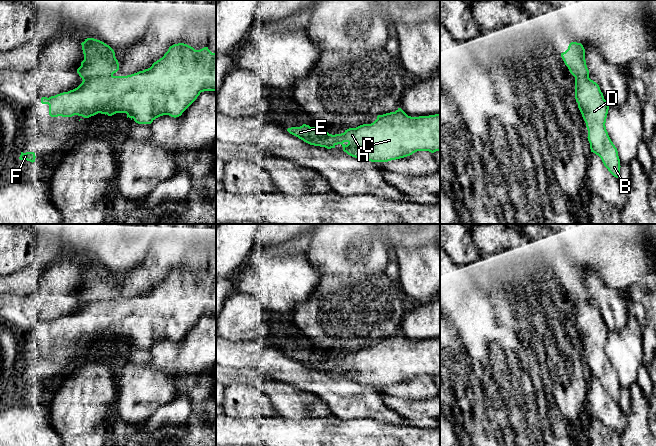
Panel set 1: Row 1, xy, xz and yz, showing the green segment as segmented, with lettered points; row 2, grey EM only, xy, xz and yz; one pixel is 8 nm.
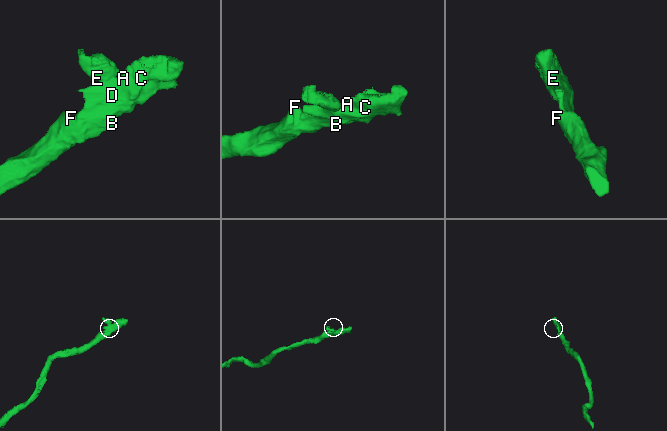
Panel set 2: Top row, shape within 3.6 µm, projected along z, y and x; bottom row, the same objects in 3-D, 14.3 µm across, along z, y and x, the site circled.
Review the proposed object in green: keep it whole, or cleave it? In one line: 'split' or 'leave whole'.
split

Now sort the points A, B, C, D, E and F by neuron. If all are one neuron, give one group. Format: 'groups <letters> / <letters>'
groups A B C D F / E

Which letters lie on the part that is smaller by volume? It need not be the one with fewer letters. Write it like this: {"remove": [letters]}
{"remove": ["E"]}

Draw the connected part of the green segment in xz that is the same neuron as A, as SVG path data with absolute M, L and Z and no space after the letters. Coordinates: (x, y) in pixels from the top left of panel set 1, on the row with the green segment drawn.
M401 108L378 115L371 124L332 135L325 148L341 144L348 155L371 162L388 162L417 151L440 151L440 114L411 117Z

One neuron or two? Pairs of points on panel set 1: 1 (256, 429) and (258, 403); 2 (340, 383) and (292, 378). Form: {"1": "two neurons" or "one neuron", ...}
{"1": "two neurons", "2": "one neuron"}

